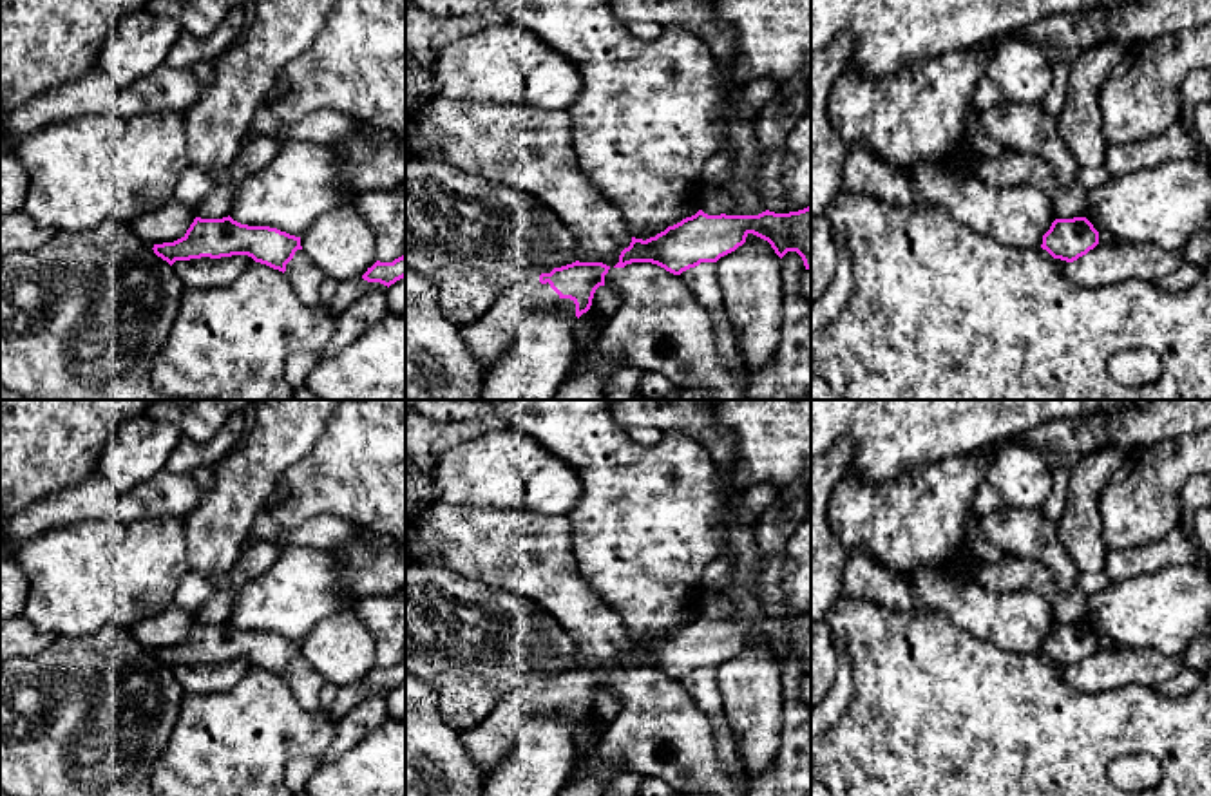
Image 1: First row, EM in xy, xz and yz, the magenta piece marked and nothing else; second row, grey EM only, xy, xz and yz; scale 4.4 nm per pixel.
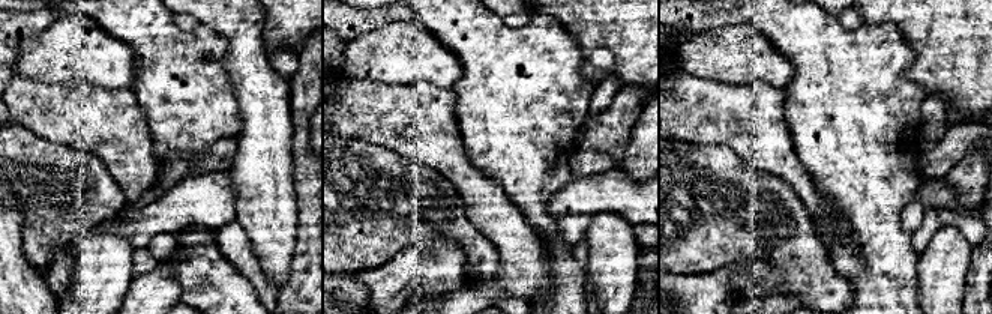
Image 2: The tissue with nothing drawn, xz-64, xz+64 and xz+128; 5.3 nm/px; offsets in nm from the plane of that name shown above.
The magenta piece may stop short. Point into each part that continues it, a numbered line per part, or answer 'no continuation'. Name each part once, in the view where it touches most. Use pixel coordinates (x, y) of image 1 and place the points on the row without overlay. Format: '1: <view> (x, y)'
1: xz (489, 744)

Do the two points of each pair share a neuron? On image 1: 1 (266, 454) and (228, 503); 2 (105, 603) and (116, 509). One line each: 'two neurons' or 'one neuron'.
1: one neuron
2: two neurons

